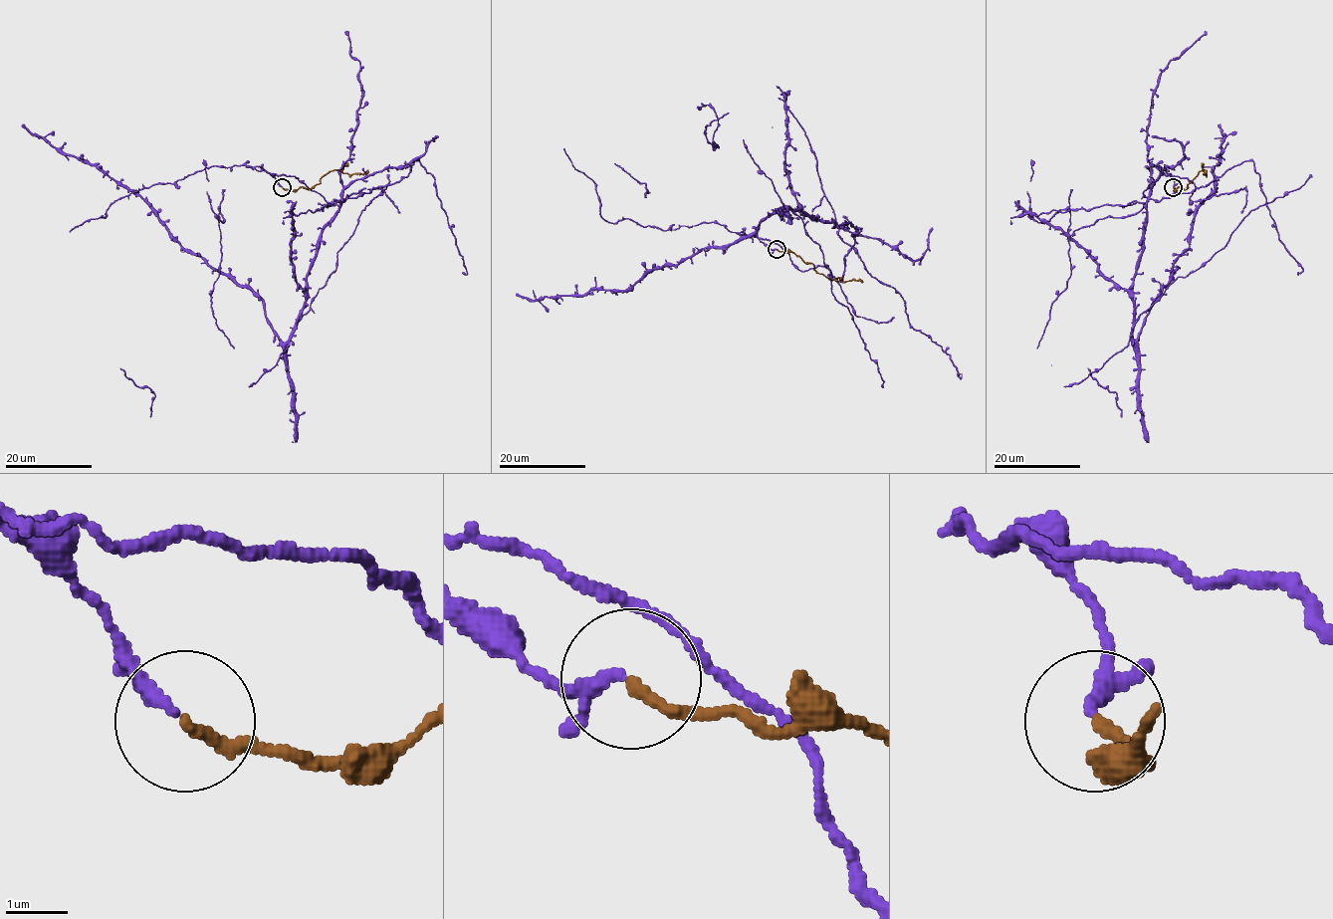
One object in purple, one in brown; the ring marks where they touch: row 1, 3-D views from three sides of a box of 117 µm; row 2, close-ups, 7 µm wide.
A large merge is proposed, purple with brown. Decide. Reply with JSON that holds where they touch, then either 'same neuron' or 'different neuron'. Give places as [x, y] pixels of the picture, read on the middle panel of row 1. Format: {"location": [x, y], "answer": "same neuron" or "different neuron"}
{"location": [777, 249], "answer": "same neuron"}

